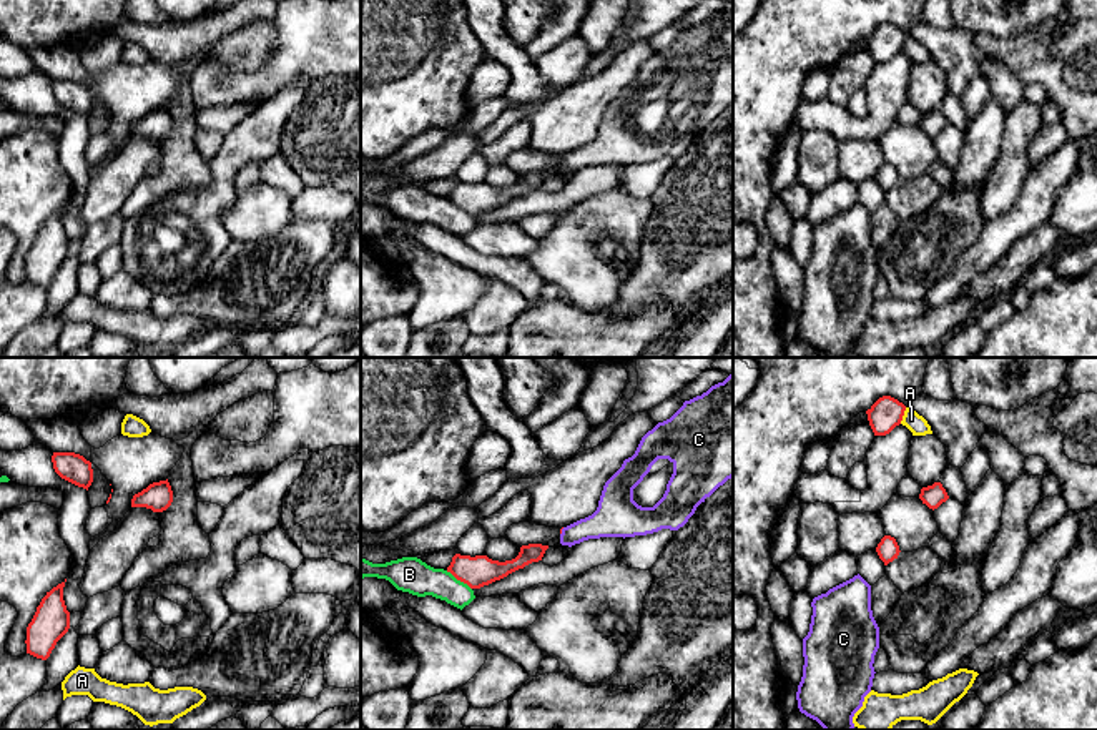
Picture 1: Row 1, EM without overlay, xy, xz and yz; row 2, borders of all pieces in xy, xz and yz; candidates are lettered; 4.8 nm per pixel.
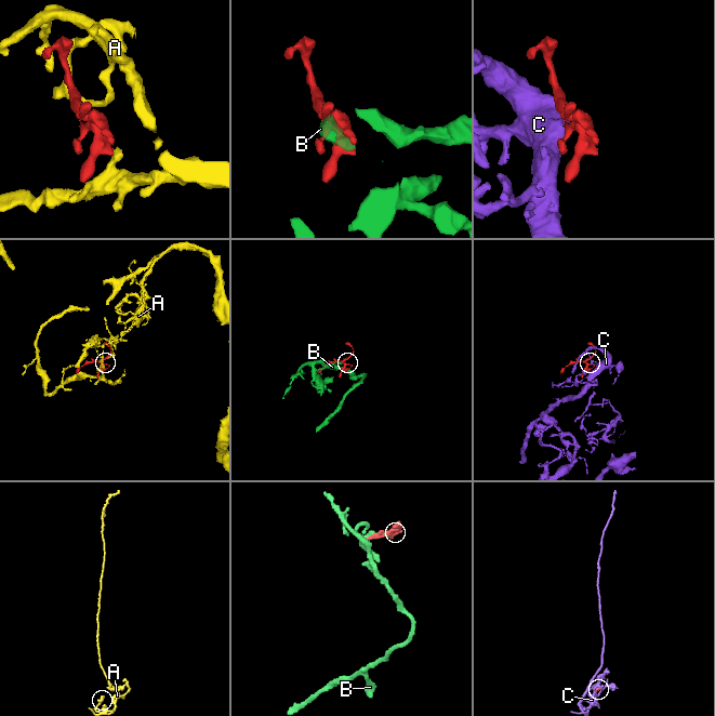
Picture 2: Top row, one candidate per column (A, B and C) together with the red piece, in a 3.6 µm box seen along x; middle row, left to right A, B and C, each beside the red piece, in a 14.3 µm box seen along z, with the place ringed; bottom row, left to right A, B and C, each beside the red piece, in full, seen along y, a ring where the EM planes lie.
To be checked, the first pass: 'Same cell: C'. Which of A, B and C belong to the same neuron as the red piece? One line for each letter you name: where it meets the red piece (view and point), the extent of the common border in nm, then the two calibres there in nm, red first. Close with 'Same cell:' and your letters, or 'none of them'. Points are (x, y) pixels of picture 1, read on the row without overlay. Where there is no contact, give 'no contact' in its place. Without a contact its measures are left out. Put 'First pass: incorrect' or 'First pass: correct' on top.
First pass: correct
C: contact xz (560, 158); length 40 nm; calibres 20 and 170 nm
Same cell: C

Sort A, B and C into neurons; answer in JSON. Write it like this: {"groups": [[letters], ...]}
{"groups": [["A"], ["B"], ["C"]]}

